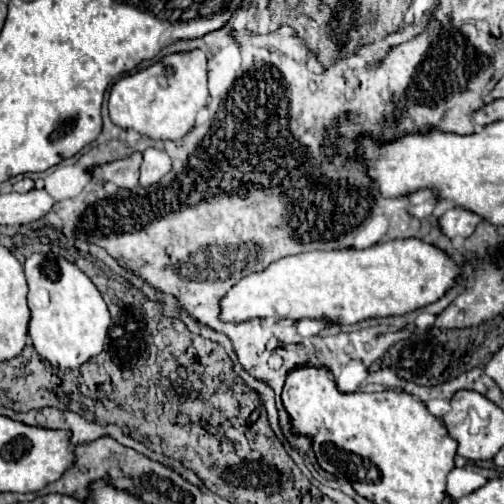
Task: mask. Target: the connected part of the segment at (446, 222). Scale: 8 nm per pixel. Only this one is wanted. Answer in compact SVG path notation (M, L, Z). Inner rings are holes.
M456 206L456 208L448 210L448 212L440 218L440 226L442 226L442 232L444 232L448 238L456 238L456 236L468 238L482 220L484 220L484 218L482 218L480 214Z

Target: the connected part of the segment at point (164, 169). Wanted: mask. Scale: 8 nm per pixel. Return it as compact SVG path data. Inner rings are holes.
M146 148L142 172L140 172L140 184L150 186L162 180L172 170L172 160L164 150L158 148Z

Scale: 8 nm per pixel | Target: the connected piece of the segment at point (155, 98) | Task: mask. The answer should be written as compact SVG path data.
M194 50L170 54L146 70L120 78L112 86L108 110L112 122L124 130L136 130L152 140L178 140L192 130L196 114L206 106L208 98L206 54Z

